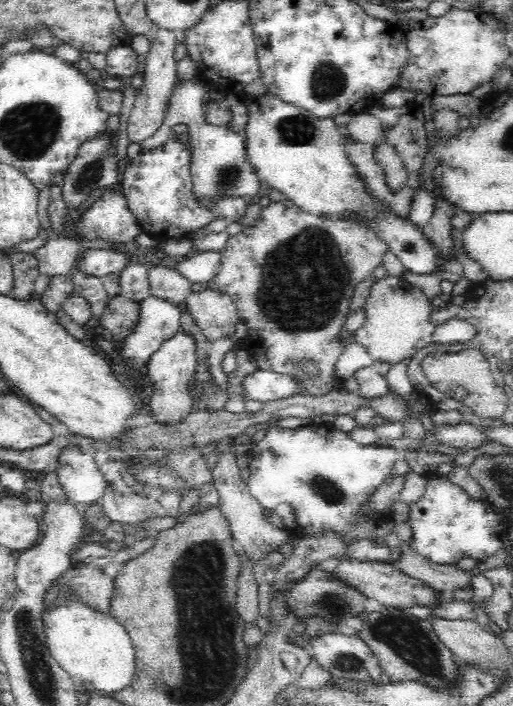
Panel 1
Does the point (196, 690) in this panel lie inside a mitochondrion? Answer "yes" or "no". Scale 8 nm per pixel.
yes

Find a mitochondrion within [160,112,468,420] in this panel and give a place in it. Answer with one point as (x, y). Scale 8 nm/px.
(303, 280)

